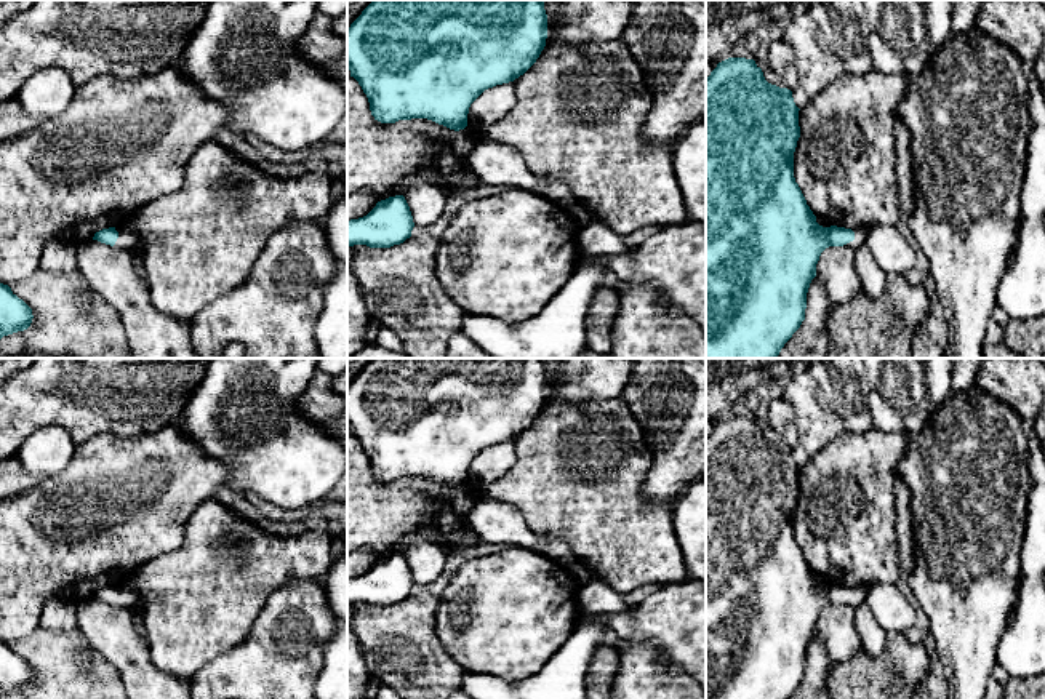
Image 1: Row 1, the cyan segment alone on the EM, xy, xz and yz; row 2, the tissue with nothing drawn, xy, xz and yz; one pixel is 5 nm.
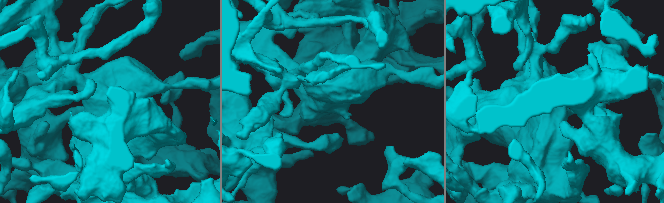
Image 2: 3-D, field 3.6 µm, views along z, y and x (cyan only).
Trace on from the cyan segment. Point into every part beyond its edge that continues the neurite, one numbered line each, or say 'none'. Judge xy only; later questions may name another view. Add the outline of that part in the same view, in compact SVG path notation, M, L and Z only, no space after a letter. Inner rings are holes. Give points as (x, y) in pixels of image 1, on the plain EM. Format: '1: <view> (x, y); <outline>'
1: xy (127, 595); M126 581L122 585L115 585L115 589L118 590L118 597L114 603L115 606L136 605L136 592L134 592L133 585L130 584L130 581Z

